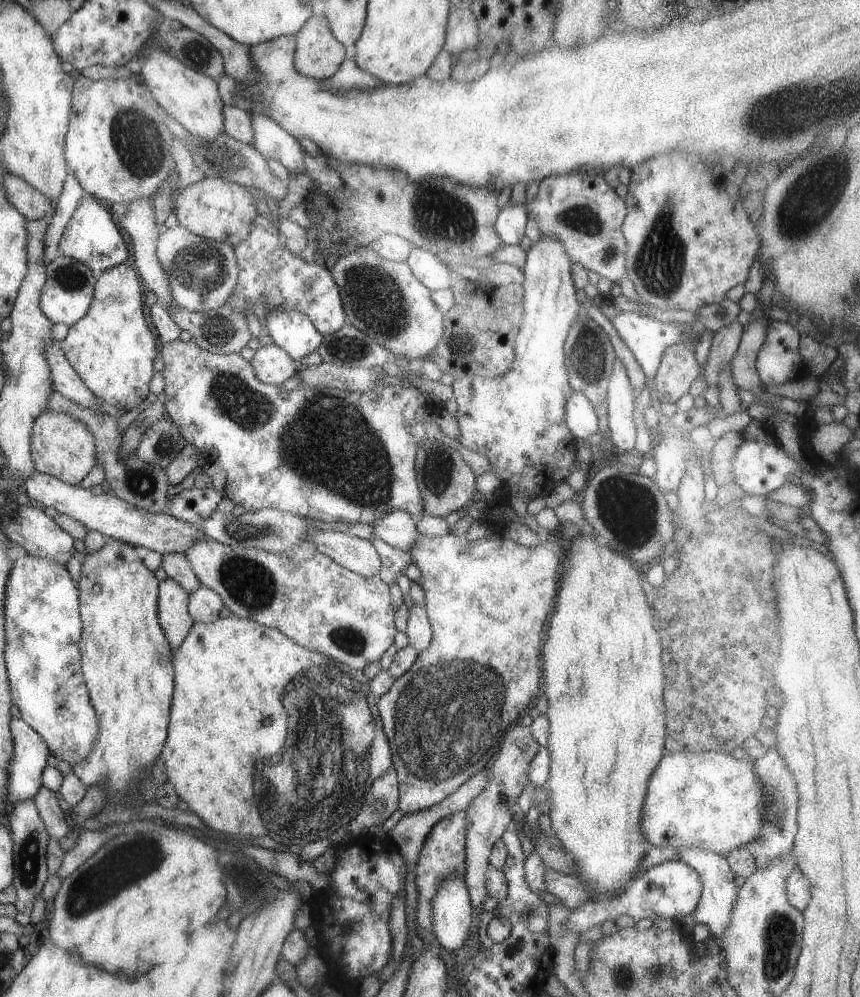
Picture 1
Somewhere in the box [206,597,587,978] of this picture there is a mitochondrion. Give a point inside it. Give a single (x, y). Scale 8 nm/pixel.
(438, 746)

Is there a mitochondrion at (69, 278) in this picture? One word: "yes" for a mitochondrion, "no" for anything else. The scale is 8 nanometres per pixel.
yes

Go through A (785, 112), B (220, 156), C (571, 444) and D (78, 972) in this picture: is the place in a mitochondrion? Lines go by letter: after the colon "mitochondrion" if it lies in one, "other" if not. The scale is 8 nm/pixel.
A: mitochondrion
B: mitochondrion
C: other
D: other

